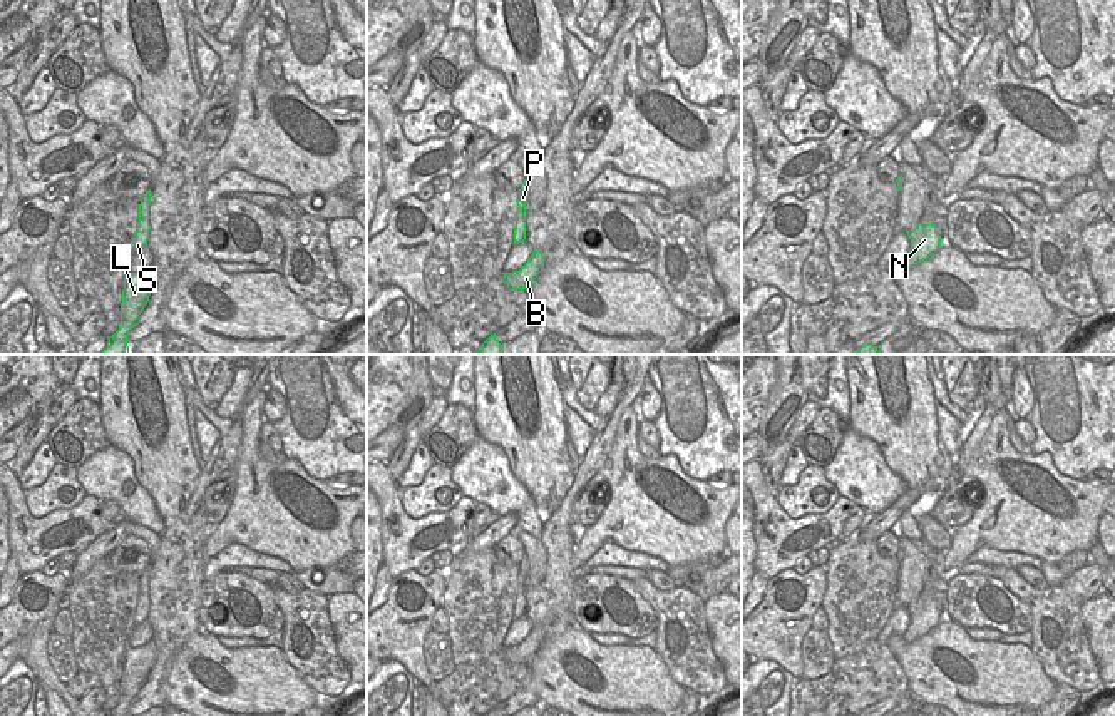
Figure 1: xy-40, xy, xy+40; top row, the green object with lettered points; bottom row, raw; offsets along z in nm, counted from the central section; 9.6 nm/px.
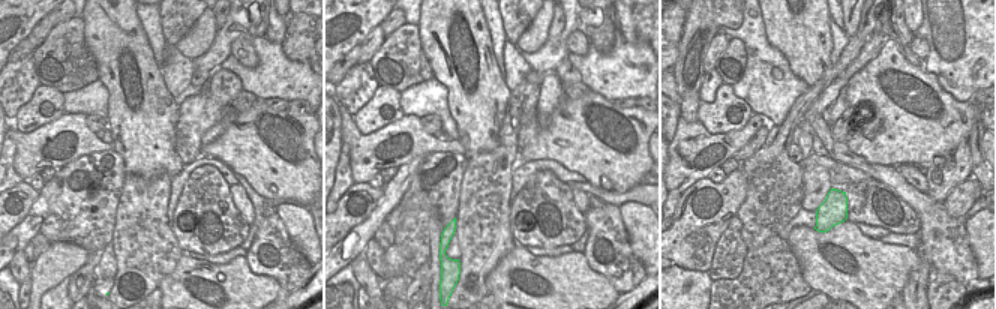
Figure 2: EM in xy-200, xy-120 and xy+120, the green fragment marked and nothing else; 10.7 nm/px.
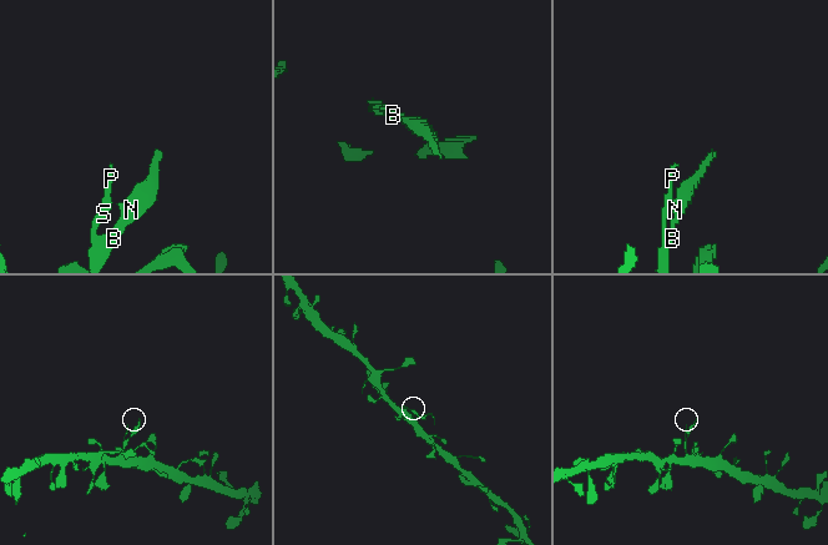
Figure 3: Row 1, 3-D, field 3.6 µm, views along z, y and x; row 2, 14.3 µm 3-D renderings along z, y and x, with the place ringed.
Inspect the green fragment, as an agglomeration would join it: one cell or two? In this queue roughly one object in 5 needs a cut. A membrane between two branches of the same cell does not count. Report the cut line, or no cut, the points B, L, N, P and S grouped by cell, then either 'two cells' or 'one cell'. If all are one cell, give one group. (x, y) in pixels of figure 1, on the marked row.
no cut | B L N P S | one cell

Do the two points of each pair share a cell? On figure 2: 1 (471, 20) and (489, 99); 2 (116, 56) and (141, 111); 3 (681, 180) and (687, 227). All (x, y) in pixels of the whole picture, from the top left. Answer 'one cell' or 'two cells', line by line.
1: one cell
2: one cell
3: two cells

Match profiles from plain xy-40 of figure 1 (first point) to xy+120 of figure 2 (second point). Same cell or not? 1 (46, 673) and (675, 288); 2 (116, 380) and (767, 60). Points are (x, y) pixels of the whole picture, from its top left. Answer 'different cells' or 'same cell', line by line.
1: different cells
2: different cells

